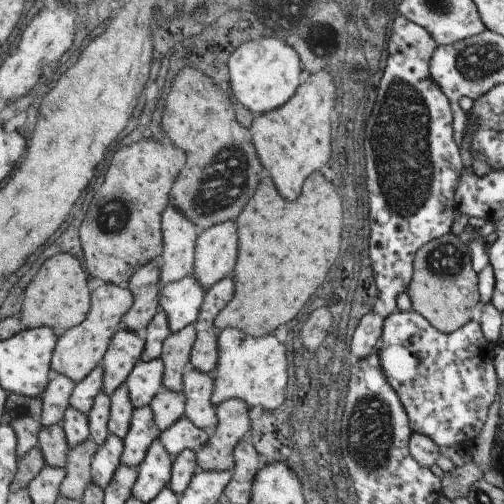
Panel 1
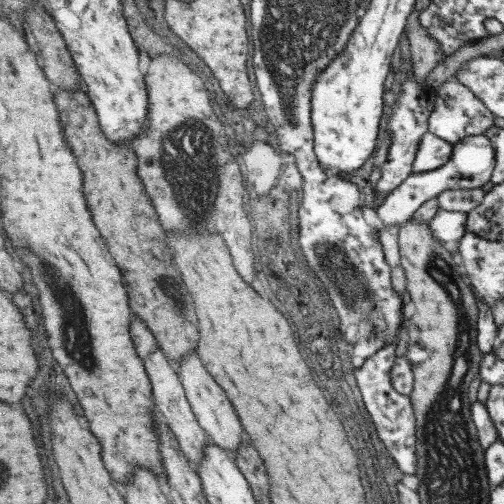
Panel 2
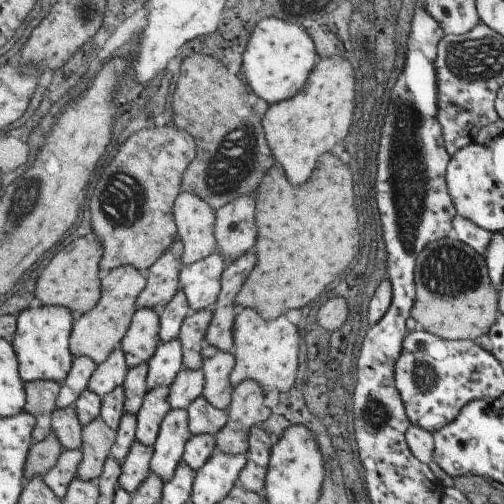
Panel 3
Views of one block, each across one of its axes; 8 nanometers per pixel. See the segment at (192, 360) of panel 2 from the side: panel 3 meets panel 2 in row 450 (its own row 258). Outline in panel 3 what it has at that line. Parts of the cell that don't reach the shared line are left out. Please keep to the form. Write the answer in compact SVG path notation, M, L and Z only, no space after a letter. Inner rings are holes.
M257 192L245 194L227 204L223 210L217 210L217 240L219 250L229 262L239 260L245 252L249 252L257 240Z

